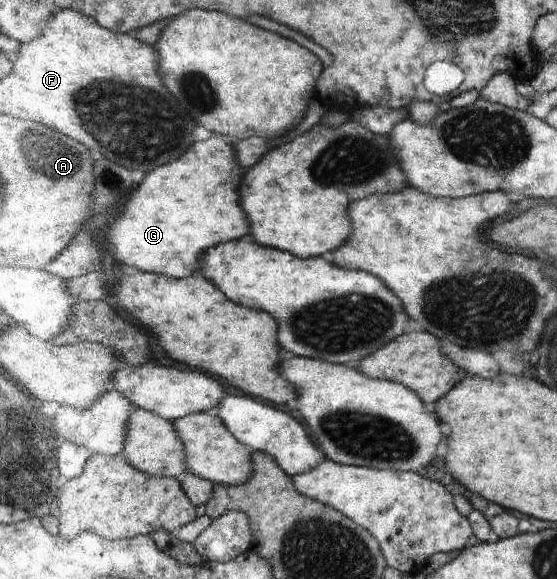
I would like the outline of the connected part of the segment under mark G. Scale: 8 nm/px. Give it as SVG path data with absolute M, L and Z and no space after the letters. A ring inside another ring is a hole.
M213 135L208 140L195 142L181 158L171 161L167 166L155 168L145 176L143 184L133 192L123 214L109 230L109 240L113 244L111 254L117 263L168 277L180 279L201 272L202 254L205 251L229 240L239 240L251 232L250 220L242 207L240 191L243 179L245 168L240 164L238 152L230 139Z

